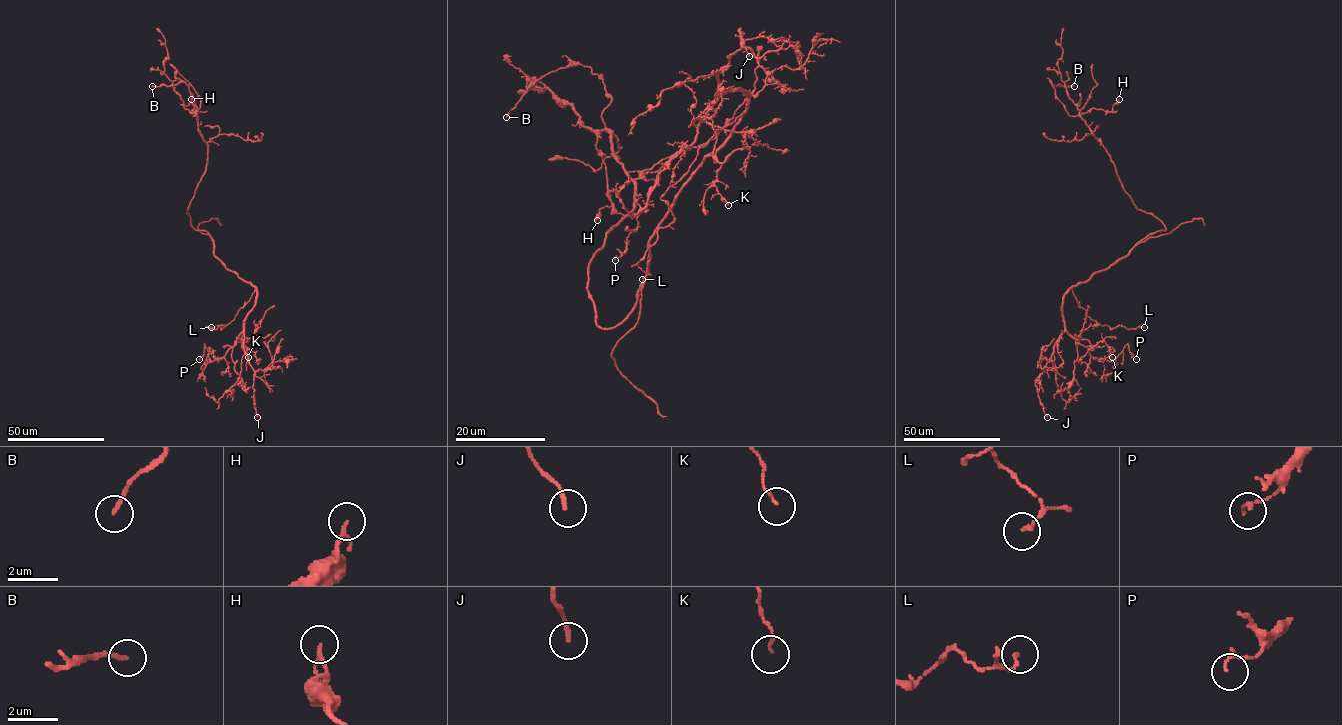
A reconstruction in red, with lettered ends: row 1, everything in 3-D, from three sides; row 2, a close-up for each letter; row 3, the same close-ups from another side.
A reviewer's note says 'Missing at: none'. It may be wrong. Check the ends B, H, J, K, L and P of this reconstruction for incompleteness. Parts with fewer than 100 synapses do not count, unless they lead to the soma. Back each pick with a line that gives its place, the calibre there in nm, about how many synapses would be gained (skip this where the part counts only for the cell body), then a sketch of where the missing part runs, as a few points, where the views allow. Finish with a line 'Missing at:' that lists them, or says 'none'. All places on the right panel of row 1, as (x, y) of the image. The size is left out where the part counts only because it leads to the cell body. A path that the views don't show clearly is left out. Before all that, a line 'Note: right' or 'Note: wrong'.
Note: right
Missing at: none

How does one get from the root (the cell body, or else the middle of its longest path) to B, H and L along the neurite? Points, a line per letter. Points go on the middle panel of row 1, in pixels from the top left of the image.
B: (633, 307), (602, 328), (587, 293), (587, 265), (634, 202), (603, 121), (603, 80), (568, 64), (506, 117)
H: (633, 307), (602, 328), (587, 293), (587, 265), (634, 202), (604, 130), (596, 149), (611, 205), (597, 220)
L: (633, 307), (658, 224), (743, 114), (697, 151), (660, 198), (674, 220), (658, 229), (637, 264), (642, 279)

